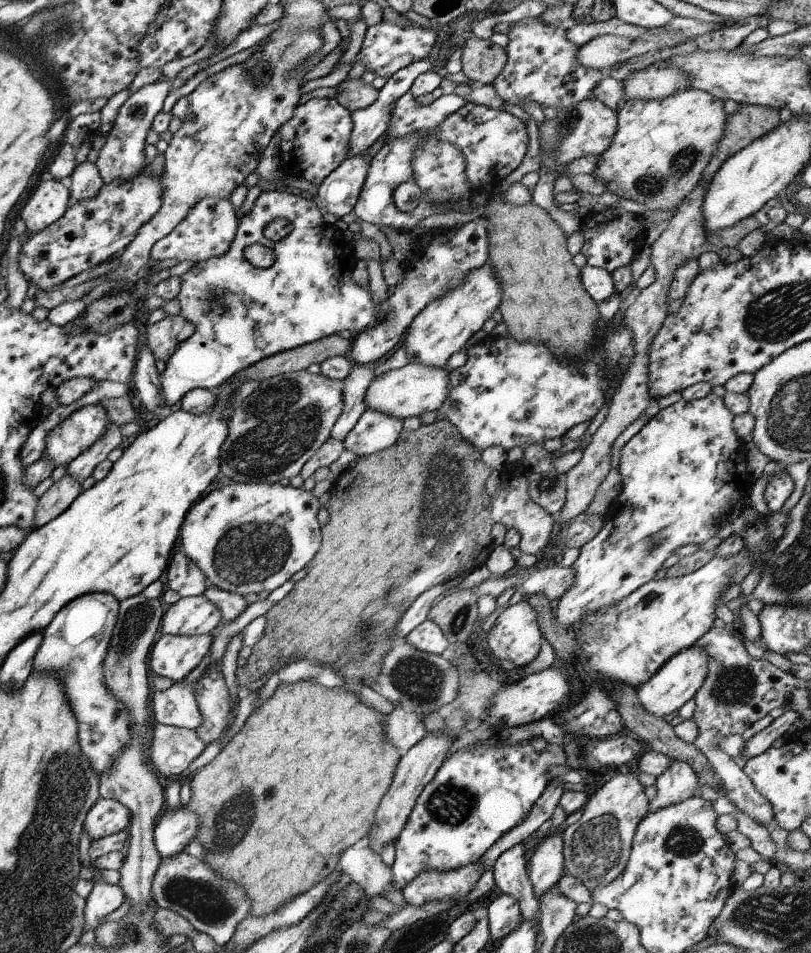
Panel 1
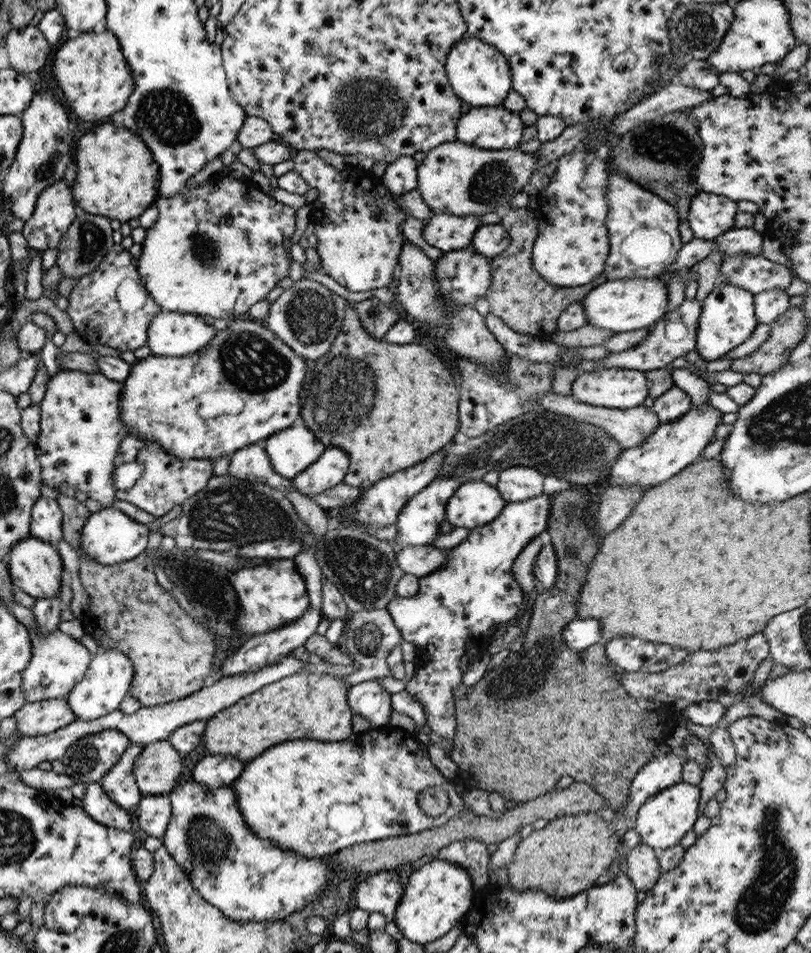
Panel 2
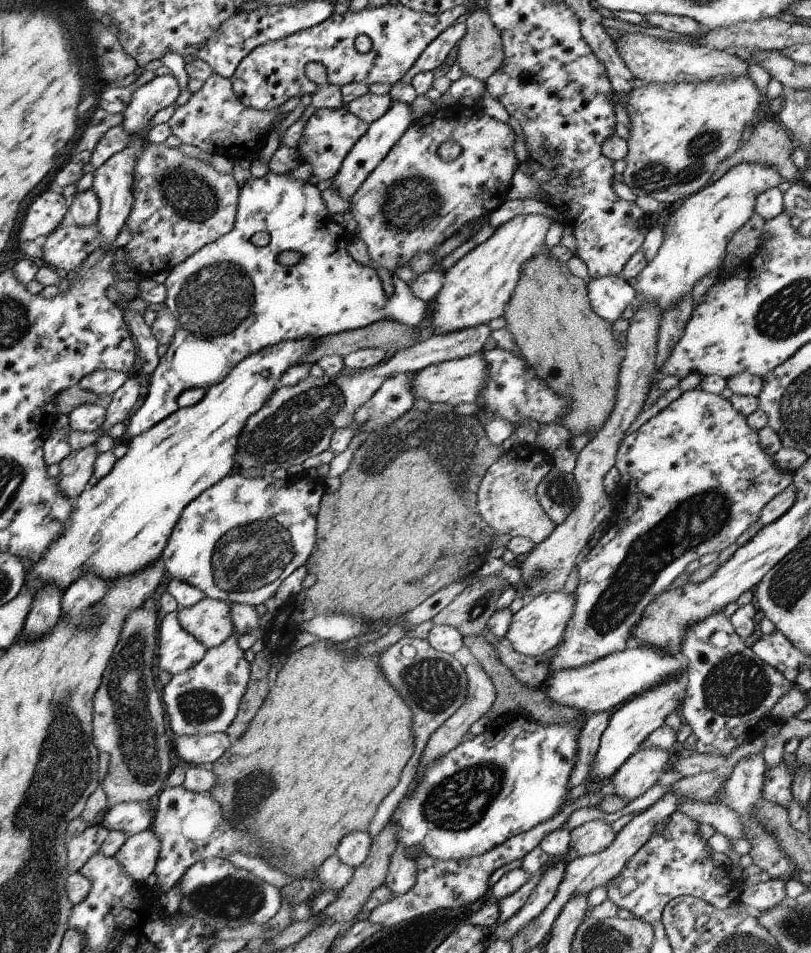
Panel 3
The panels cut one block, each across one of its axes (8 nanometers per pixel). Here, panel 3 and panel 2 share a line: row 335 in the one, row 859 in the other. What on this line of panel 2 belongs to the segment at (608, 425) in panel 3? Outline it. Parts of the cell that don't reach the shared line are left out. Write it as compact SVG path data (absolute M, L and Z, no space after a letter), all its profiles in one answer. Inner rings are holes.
M640 842L630 848L625 862L623 873L631 881L638 894L642 895L657 882L661 873L660 866L656 852L649 846Z

